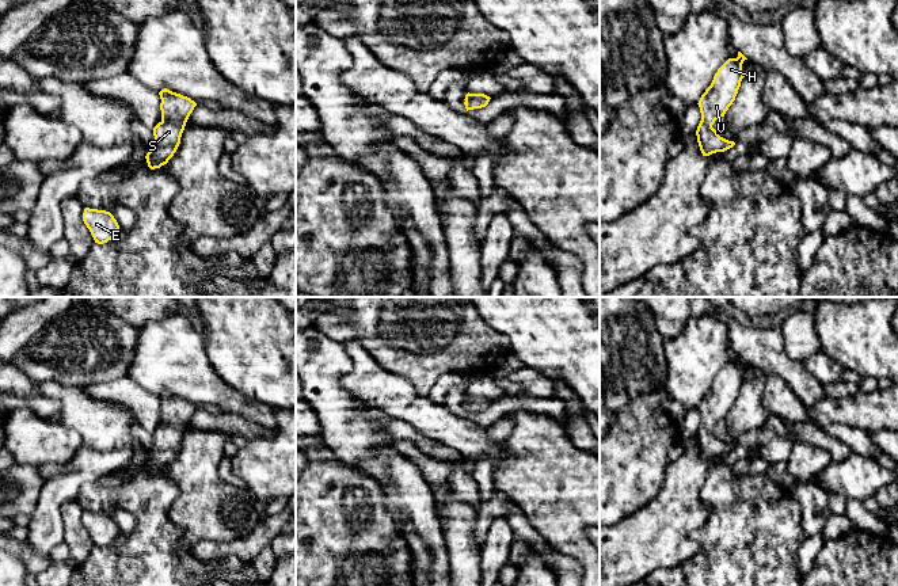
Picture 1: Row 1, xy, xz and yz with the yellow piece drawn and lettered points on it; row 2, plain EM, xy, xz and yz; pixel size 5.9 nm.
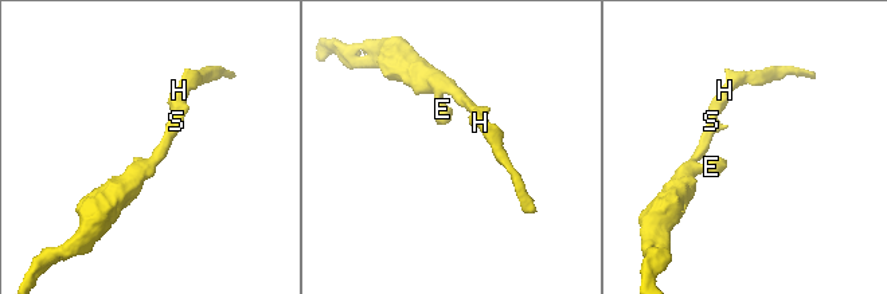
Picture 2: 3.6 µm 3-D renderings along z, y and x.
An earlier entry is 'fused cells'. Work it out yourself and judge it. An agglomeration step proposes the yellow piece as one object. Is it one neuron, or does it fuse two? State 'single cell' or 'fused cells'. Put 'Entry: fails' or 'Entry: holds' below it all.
single cell
Entry: fails

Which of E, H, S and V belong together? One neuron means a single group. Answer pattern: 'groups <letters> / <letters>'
groups E H S V

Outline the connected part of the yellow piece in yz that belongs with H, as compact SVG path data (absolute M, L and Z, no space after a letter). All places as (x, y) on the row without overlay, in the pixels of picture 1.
M741 355L737 362L728 362L715 377L711 389L699 404L701 425L696 440L703 460L724 456L735 449L718 438L712 431L719 421L724 421L728 411L735 404L741 385L745 381L742 368L747 364Z

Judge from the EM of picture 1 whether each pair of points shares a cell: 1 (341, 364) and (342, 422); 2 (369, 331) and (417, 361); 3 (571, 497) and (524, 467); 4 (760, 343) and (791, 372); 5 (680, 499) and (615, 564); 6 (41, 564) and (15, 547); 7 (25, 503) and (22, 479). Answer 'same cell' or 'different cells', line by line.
1: same cell
2: same cell
3: same cell
4: same cell
5: same cell
6: same cell
7: same cell

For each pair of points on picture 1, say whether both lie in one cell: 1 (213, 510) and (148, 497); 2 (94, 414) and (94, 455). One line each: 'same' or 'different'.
1: different
2: same

